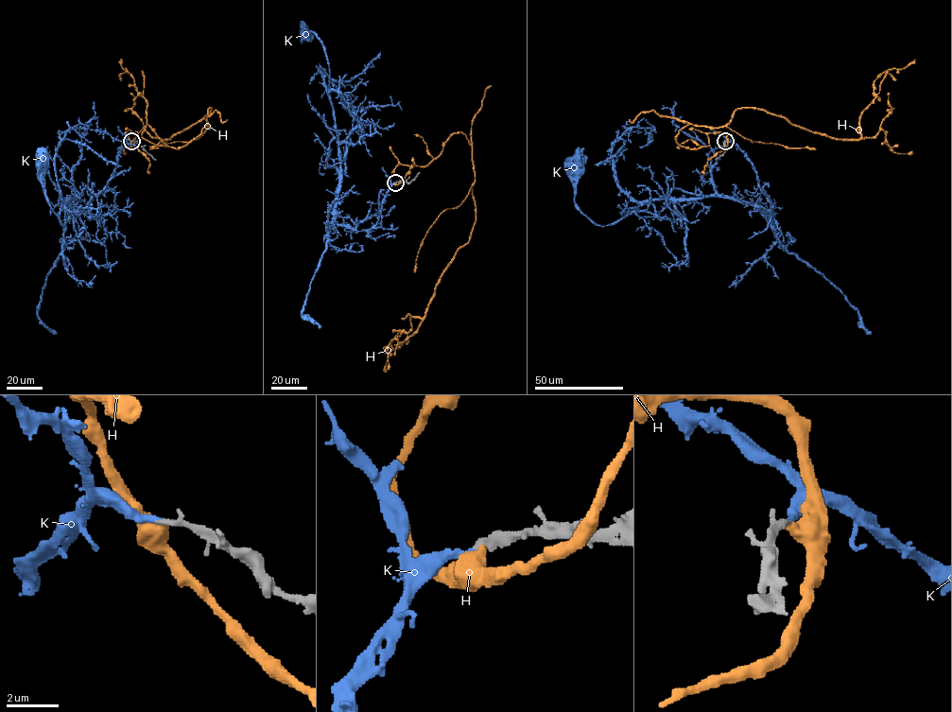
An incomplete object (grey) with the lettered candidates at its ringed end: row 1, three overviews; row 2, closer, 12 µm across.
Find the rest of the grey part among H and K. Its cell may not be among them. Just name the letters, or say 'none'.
K

